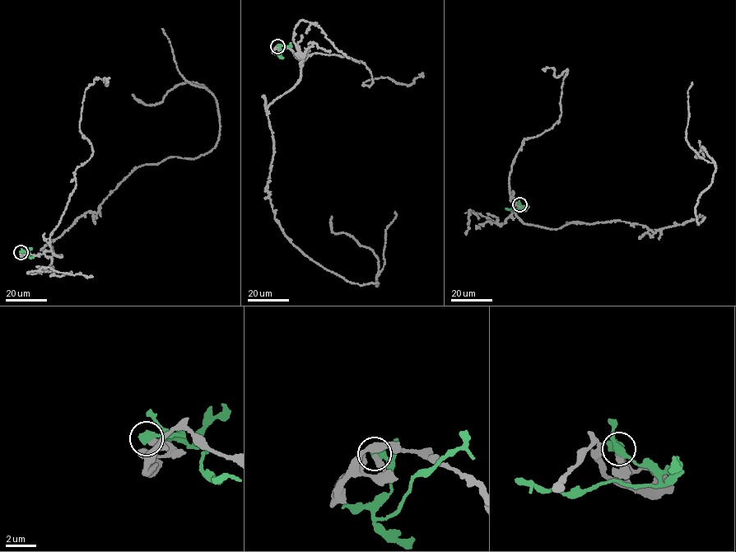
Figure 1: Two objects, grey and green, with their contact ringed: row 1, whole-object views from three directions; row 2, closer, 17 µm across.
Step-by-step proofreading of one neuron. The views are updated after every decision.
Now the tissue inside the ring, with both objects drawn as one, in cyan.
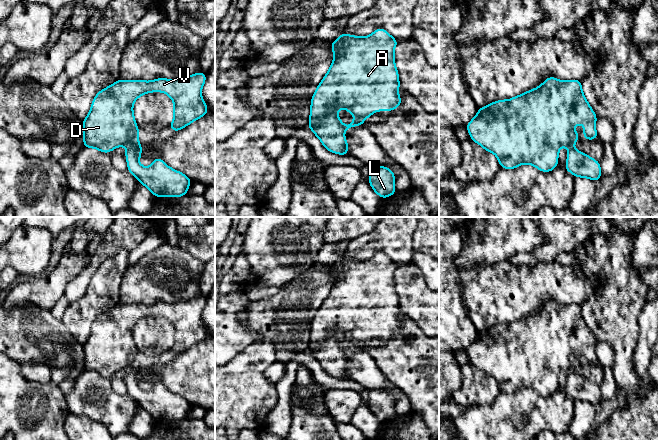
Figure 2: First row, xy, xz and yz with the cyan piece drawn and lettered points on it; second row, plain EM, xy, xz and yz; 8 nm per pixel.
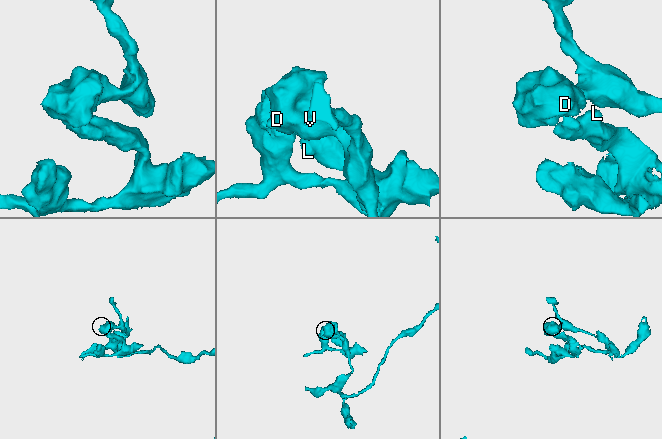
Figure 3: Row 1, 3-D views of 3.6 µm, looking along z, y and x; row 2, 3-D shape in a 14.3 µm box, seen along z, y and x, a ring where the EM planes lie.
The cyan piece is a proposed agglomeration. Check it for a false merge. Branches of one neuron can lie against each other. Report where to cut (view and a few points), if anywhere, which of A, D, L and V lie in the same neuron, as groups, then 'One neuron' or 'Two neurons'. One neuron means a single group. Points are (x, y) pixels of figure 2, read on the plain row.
Split along xy (140, 369), (133, 371). Groups: A D V / L. Two neurons

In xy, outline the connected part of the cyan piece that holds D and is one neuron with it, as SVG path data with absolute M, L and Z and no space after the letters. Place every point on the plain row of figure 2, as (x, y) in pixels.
M204 296L178 303L158 302L152 305L117 304L96 318L88 339L82 345L84 371L98 373L103 377L111 376L120 370L140 371L138 363L139 351L136 350L133 328L137 322L149 316L164 316L173 324L174 342L169 351L174 356L183 353L208 337L206 326L201 318L205 305L206 299Z

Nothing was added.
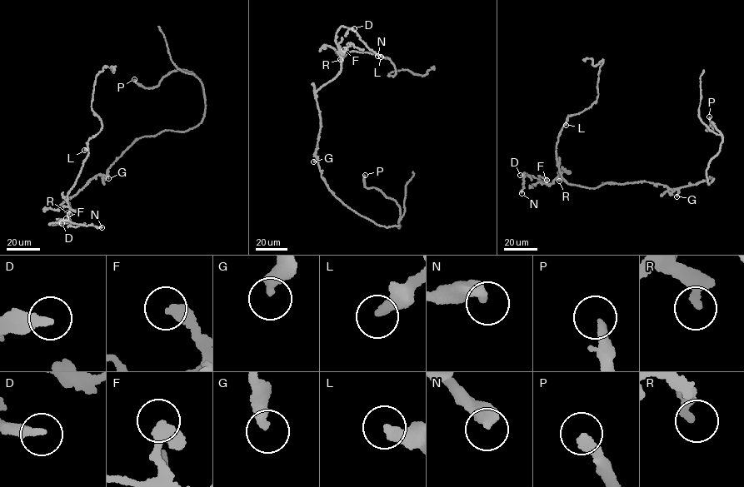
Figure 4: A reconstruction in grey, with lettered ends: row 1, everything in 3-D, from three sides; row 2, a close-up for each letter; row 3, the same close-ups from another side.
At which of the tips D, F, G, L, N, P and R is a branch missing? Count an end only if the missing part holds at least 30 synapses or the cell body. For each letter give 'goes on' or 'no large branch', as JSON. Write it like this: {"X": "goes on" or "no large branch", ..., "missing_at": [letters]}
{"D": "goes on", "F": "no large branch", "G": "no large branch", "L": "no large branch", "N": "no large branch", "P": "goes on", "R": "no large branch", "missing_at": ["D", "P"]}

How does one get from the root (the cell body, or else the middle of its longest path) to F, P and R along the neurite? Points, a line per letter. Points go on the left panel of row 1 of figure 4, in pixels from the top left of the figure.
F: (88, 181), (67, 199), (77, 211), (64, 206), (69, 215), (63, 221), (67, 222), (66, 218)
P: (88, 181), (138, 138), (185, 131), (203, 117), (192, 72), (172, 72), (152, 87), (134, 79)
R: (88, 181), (77, 194), (67, 199), (71, 208), (77, 211), (63, 207), (69, 214)

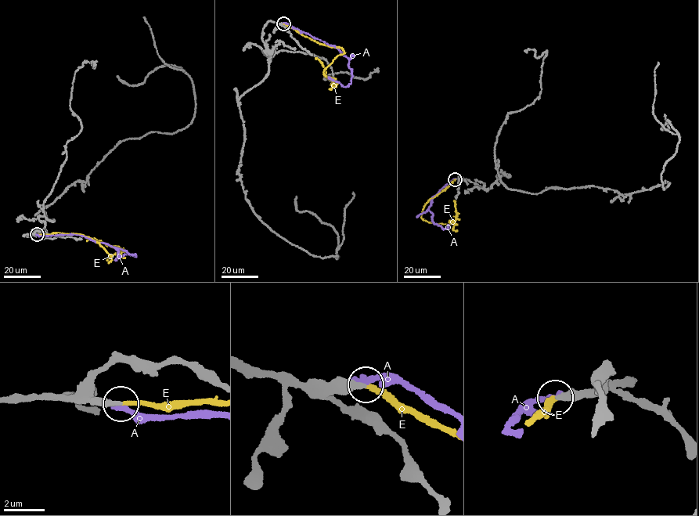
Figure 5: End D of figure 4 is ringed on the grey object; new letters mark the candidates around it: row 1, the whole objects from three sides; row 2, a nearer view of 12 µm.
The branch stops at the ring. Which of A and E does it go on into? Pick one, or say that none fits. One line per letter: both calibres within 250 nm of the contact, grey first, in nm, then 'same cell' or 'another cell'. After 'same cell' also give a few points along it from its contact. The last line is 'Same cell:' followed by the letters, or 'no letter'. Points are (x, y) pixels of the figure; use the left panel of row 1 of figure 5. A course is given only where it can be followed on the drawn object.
A: calibres 400 and 280 nm; another cell
E: calibres 320 and 200 nm; same cell; course (37, 234), (87, 236), (99, 242), (110, 255), (109, 262), (106, 259), (121, 250), (95, 239), (86, 240)
Same cell: E

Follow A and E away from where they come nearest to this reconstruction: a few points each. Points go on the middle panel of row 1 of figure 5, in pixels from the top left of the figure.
A: (282, 23), (334, 45), (348, 58), (351, 73), (349, 84), (341, 86), (328, 77)
E: (283, 23), (318, 42), (344, 50), (324, 70), (324, 74), (333, 78), (333, 84), (315, 57)

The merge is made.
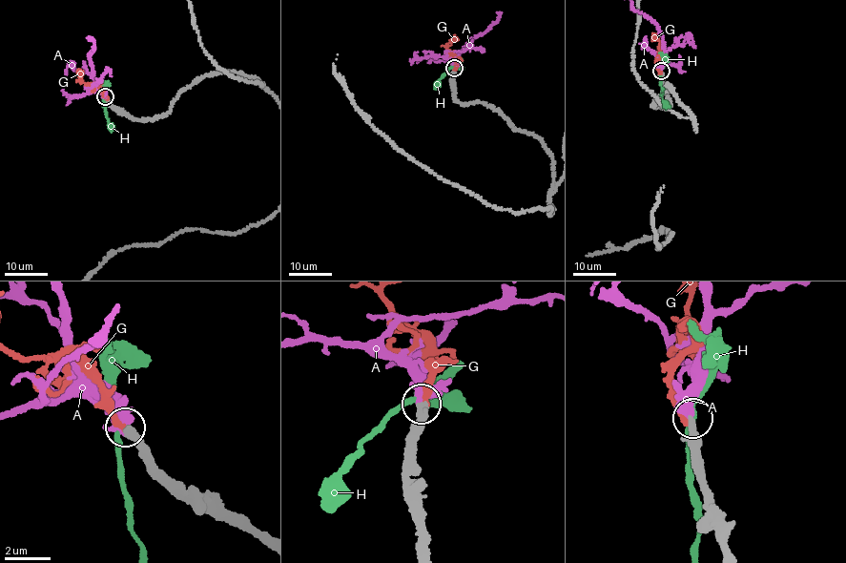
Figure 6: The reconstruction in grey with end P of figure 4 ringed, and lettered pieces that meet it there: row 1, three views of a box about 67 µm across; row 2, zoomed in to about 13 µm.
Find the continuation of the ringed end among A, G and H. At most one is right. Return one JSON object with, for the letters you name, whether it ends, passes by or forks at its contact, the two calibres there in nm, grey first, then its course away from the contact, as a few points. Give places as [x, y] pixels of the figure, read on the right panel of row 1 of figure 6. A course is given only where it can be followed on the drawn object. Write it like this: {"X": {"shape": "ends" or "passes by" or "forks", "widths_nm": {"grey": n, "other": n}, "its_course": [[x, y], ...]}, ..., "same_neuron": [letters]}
{"A": {"shape": "ends", "widths_nm": {"grey": 360, "other": 550}, "its_course": [[661, 71], [663, 38], [657, 24], [632, 8]]}, "same_neuron": ["A"]}

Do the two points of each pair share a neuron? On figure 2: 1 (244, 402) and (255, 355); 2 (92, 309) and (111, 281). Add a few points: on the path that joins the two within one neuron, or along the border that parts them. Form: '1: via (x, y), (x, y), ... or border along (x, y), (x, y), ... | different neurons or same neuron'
1: via (244, 390), (246, 366) | same neuron
2: via (98, 302), (103, 297), (104, 288) | same neuron

